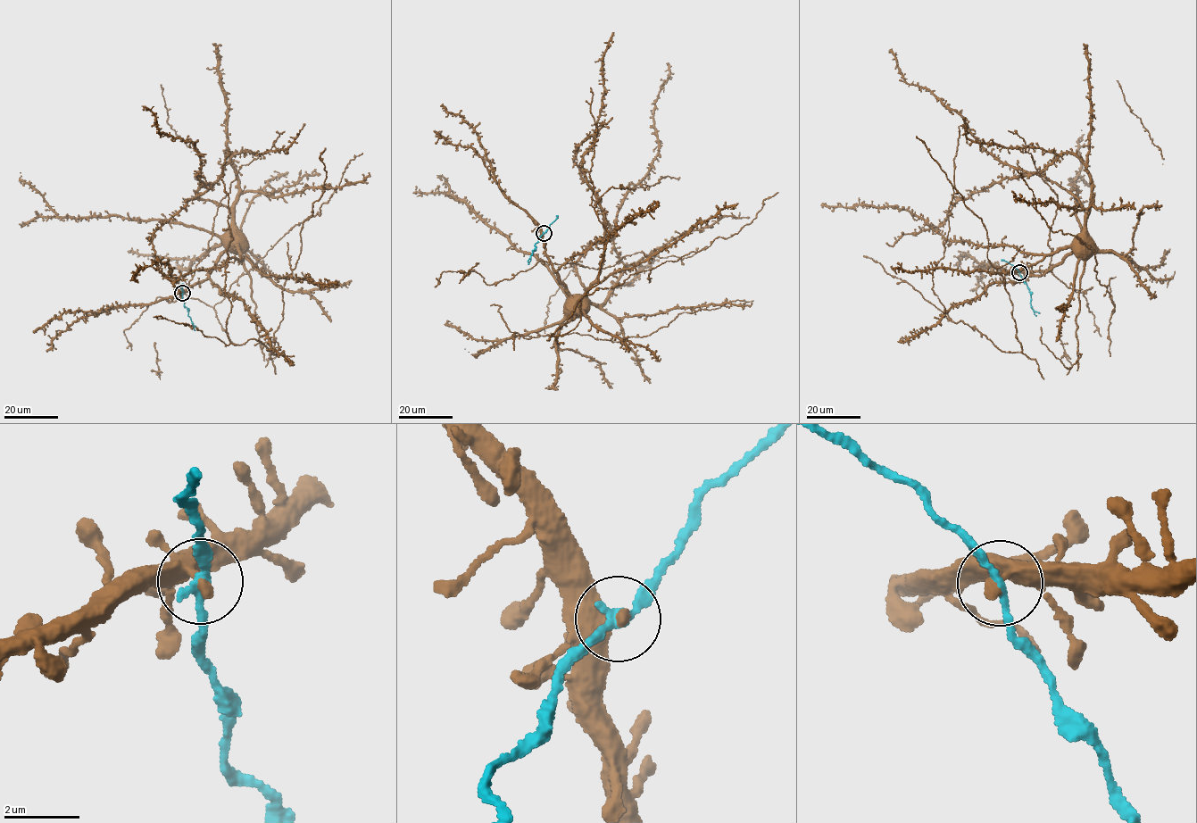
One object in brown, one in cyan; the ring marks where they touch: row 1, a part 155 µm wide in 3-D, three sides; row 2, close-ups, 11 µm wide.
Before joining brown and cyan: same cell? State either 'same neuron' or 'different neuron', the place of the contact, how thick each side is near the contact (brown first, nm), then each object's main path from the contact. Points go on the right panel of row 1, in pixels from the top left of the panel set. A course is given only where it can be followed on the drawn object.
same neuron; at (1019, 272); 380 nm thick on the brown side, 200 nm on the other; brown runs (1019, 272), (1051, 270), (1075, 250), (1004, 277), (1018, 353), (951, 321), (932, 289), (949, 230), (959, 126); cyan runs (1019, 272), (1030, 295), (1030, 305), (1040, 313)

